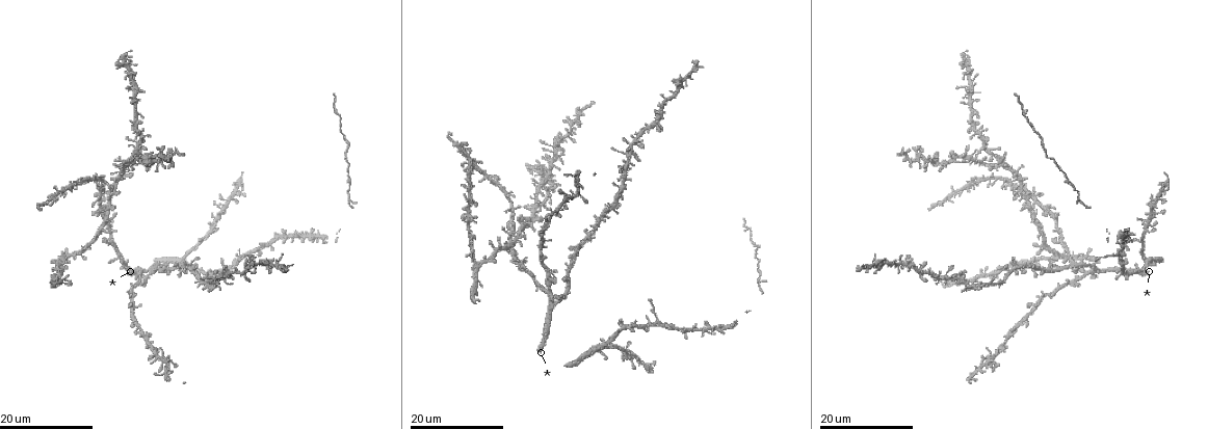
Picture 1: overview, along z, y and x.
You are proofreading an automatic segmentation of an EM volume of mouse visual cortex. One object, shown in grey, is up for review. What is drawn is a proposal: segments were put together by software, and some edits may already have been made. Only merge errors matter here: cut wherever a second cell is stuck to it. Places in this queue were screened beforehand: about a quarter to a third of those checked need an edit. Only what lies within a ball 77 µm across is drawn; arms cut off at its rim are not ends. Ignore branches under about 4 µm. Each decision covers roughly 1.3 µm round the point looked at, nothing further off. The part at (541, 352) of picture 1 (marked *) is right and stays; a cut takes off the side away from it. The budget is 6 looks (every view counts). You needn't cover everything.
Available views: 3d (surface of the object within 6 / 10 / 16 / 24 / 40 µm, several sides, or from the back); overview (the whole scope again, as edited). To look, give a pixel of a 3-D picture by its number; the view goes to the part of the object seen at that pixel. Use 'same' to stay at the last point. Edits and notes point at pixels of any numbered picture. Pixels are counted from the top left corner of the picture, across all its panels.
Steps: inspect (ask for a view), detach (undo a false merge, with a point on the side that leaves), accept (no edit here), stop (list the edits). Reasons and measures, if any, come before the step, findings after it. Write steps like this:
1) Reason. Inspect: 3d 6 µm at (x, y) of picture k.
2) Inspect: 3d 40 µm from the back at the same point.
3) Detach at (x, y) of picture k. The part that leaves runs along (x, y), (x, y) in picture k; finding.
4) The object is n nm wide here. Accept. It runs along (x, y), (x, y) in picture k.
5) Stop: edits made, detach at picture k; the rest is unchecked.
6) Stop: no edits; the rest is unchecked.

Inspect: 3d 16 µm at (656, 321) of picture 1.

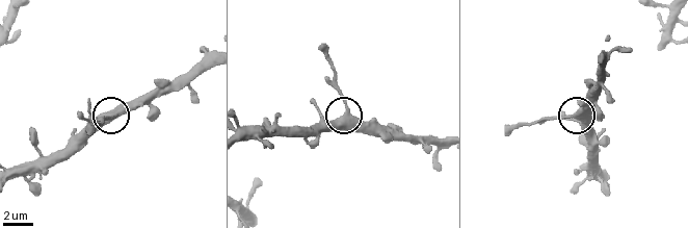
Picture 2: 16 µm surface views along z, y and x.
Inspect: 3d 6 µm at (577, 114) of picture 2.

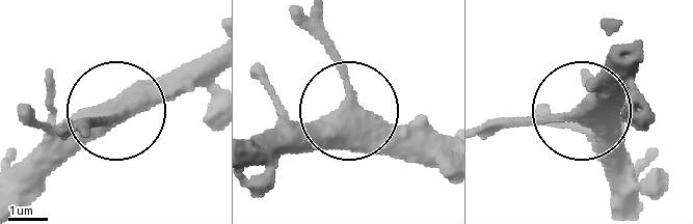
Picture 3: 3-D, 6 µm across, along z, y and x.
The side arm is 5 µm long. Accept. It runs along (255, 159), (303, 145), (341, 109), (341, 59), (308, 23) in picture 3; one cell here.

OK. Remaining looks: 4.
Four or more arms meet. Inspect: 3d 16 µm at (537, 204) of picture 1.

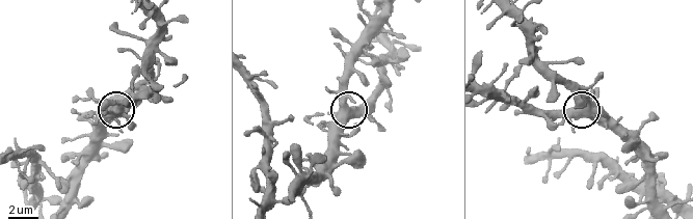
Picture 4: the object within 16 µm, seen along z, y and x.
Zoom in. Inspect: 3d 6 µm at the same point.

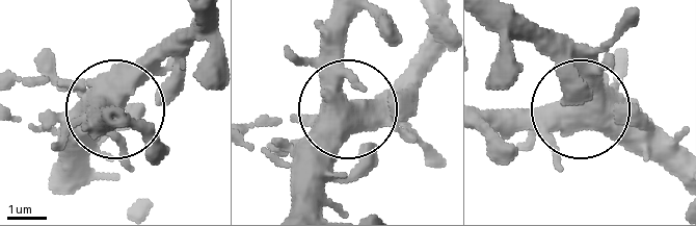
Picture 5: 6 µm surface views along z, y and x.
Accept. All the same cell.

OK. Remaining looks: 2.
A narrow waist. Inspect: 3d 16 µm at (906, 154) of picture 1.

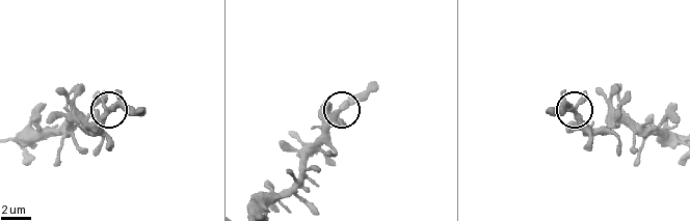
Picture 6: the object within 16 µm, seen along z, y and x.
Closer look. Inspect: 3d 10 µm at (114, 106) of picture 6.

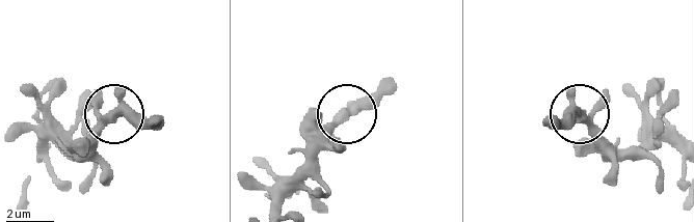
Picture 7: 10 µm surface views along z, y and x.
The object is 310 nm wide here. Accept. It runs along (272, 211), (284, 187), (343, 121), (395, 87) in picture 7; all the same cell.

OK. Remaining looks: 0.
Stop: no edits; the rest is unchecked.

